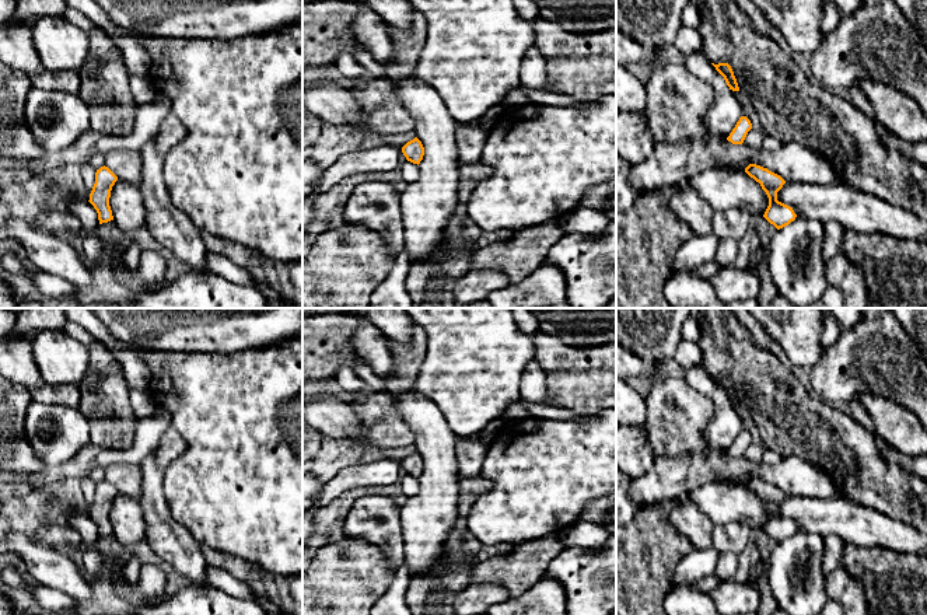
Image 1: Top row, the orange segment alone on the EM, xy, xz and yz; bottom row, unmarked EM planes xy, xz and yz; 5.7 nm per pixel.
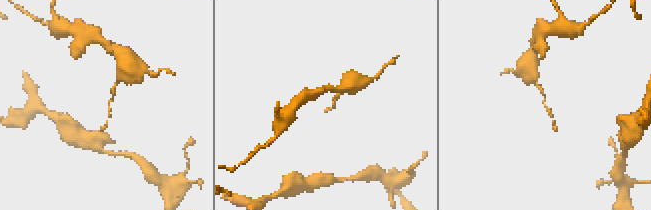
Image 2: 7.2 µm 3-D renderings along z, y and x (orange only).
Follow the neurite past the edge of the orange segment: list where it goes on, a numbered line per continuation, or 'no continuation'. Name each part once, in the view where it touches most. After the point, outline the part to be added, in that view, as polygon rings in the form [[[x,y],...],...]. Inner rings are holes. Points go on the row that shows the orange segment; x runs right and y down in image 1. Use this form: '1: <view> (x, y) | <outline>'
no continuation

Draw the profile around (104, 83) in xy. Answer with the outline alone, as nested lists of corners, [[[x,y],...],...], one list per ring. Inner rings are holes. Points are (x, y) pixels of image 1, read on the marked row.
[[[94,25],[88,41],[88,55],[78,70],[78,95],[88,108],[91,129],[104,136],[125,136],[133,129],[137,105],[123,56],[101,27]]]

